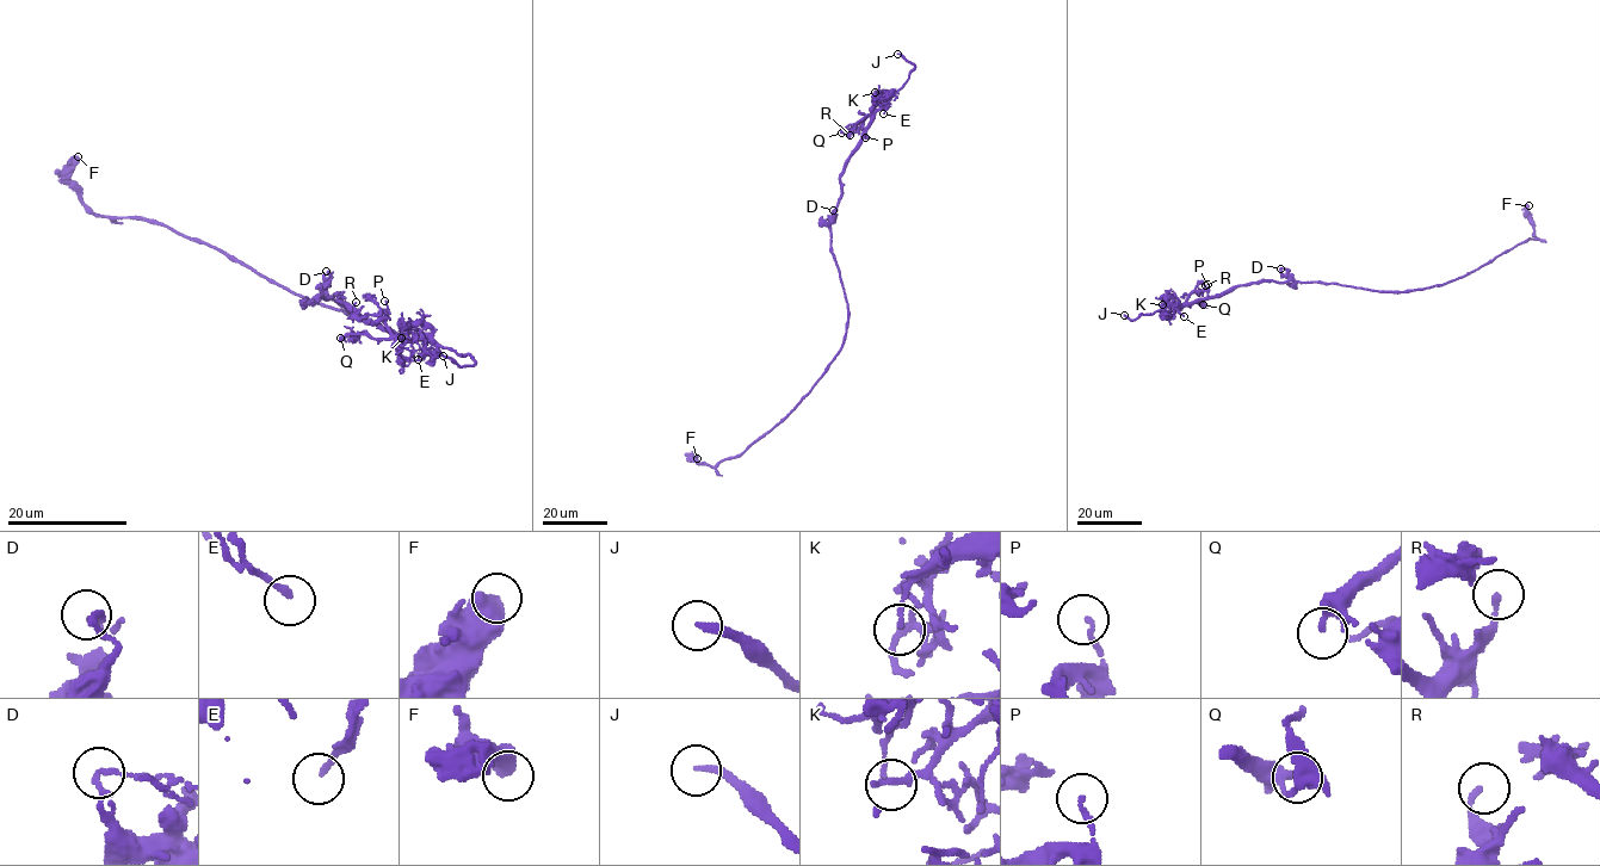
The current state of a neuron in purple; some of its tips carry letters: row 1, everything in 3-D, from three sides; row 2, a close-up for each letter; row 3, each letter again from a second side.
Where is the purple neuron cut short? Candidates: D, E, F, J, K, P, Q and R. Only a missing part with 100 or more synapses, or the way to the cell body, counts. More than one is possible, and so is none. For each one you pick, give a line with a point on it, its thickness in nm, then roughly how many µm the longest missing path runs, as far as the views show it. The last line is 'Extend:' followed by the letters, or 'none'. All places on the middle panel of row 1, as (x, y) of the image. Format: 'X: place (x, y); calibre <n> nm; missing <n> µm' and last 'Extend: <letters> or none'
J: place (897, 54); calibre 200 nm; missing 35 µm
Extend: J

